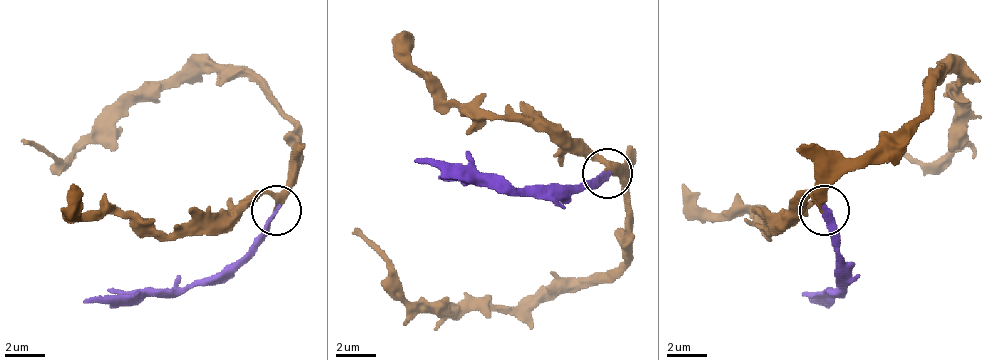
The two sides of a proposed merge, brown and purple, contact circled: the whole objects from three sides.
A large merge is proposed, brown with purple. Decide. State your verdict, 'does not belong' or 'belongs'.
belongs

